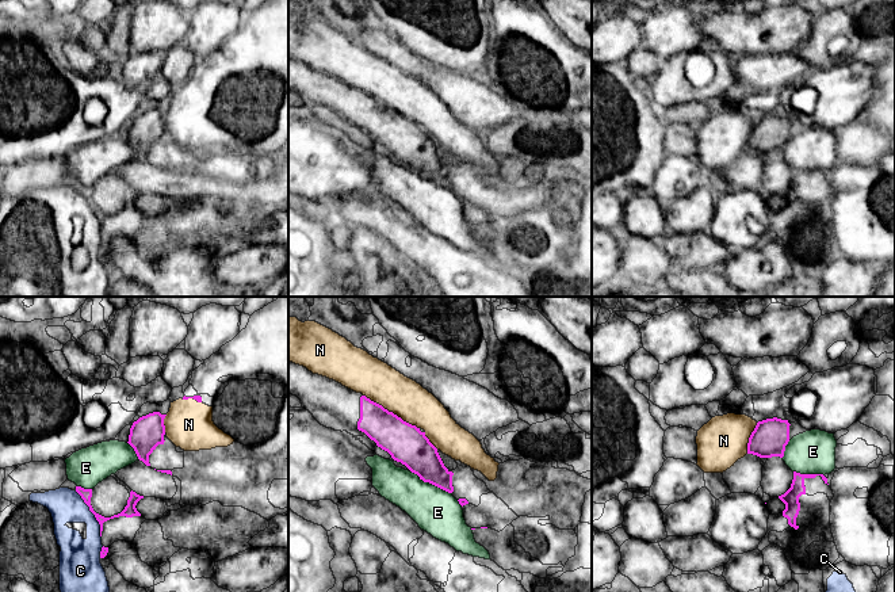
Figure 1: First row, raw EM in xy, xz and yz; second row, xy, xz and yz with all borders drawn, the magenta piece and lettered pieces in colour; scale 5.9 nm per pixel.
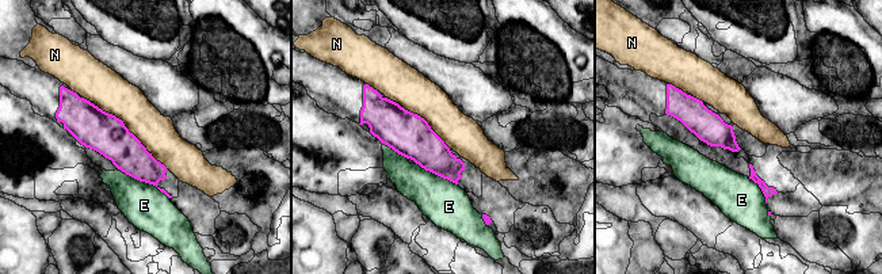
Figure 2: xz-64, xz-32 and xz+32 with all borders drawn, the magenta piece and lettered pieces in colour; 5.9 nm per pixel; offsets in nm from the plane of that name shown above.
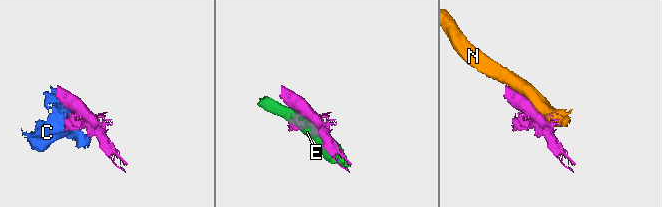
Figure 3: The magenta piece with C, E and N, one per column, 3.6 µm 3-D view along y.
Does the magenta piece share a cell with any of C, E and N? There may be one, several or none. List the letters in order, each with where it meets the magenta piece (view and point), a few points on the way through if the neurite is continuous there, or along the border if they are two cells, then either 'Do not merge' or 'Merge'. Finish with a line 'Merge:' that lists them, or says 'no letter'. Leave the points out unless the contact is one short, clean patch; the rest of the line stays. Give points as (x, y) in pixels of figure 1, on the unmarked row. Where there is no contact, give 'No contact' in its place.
C: Touches magenta at xy (92, 209). Do not merge
E: Touches magenta at xz (431, 179). Do not merge
N: Touches magenta at xz (391, 109). Do not merge
Merge: no letter

